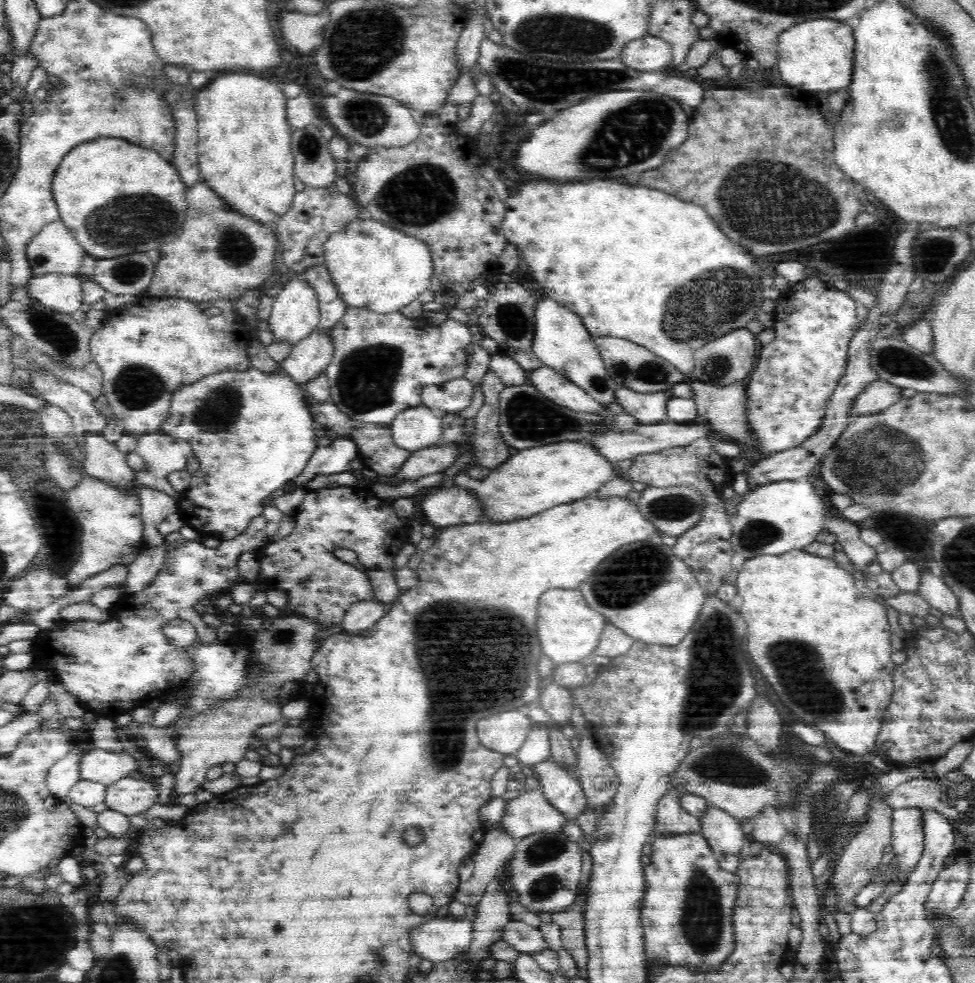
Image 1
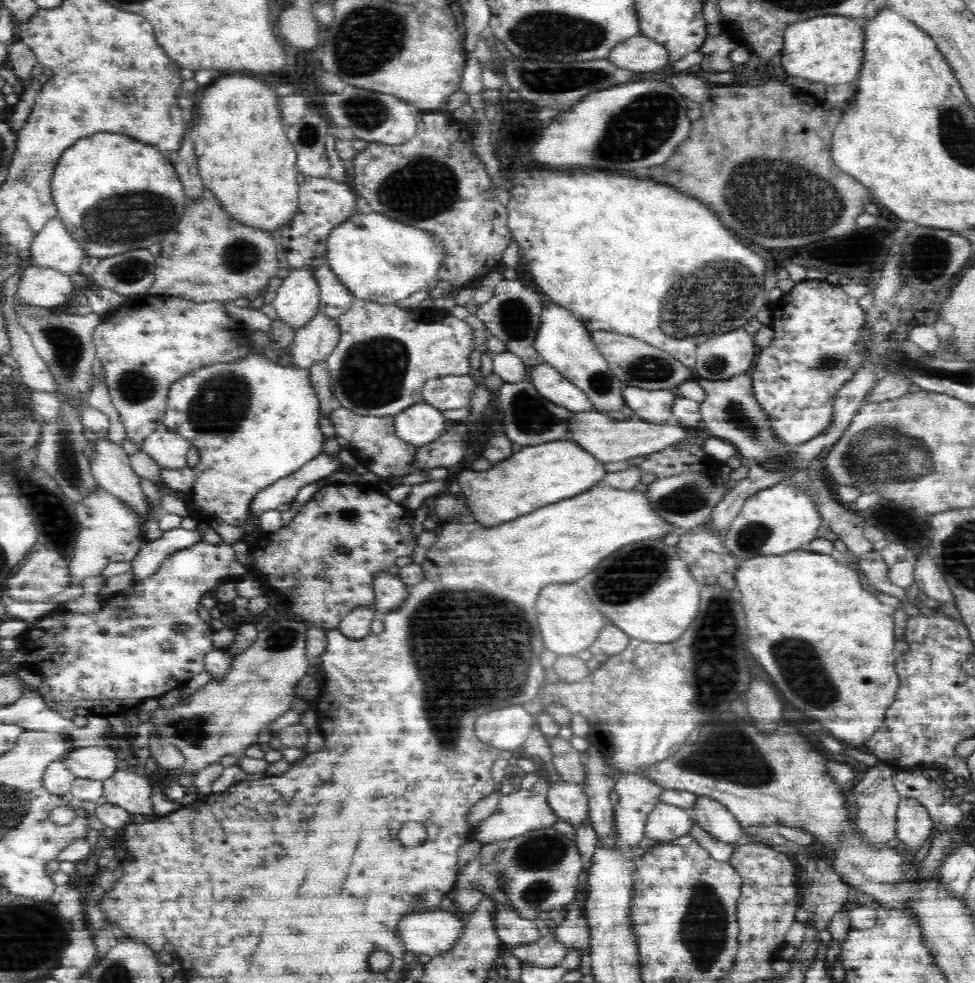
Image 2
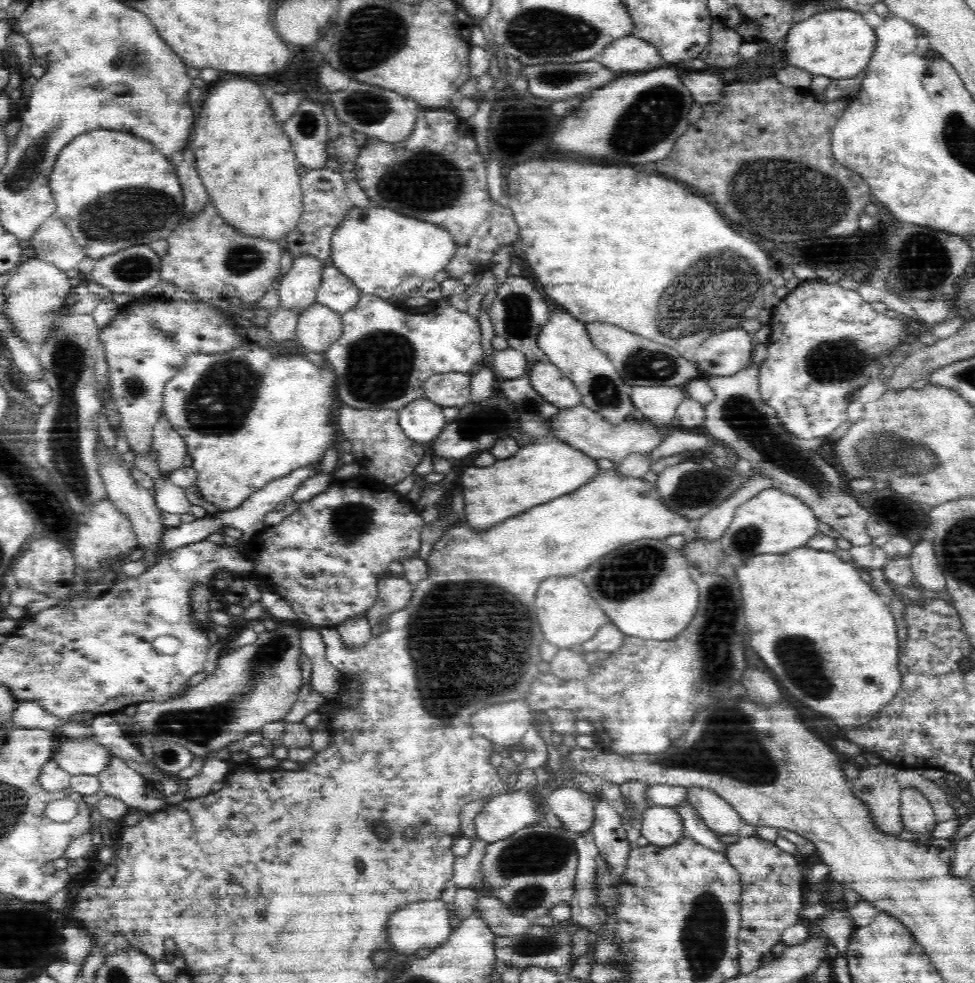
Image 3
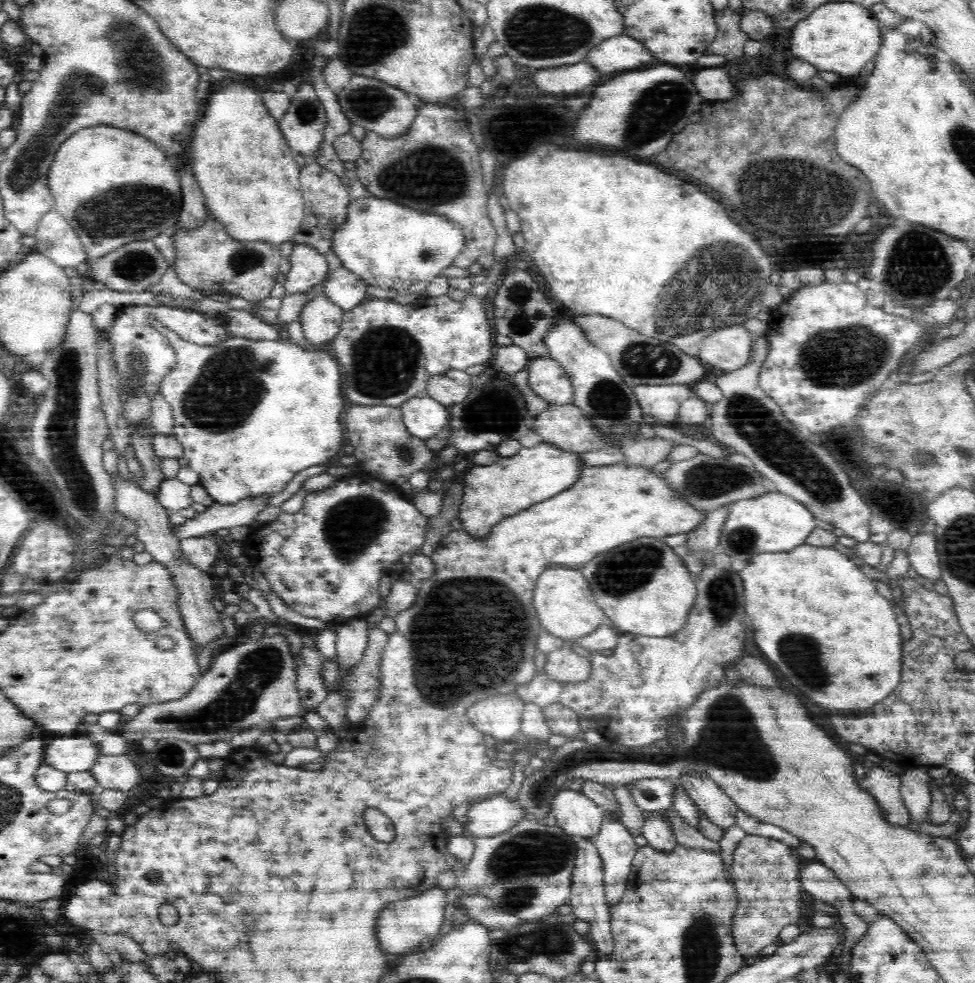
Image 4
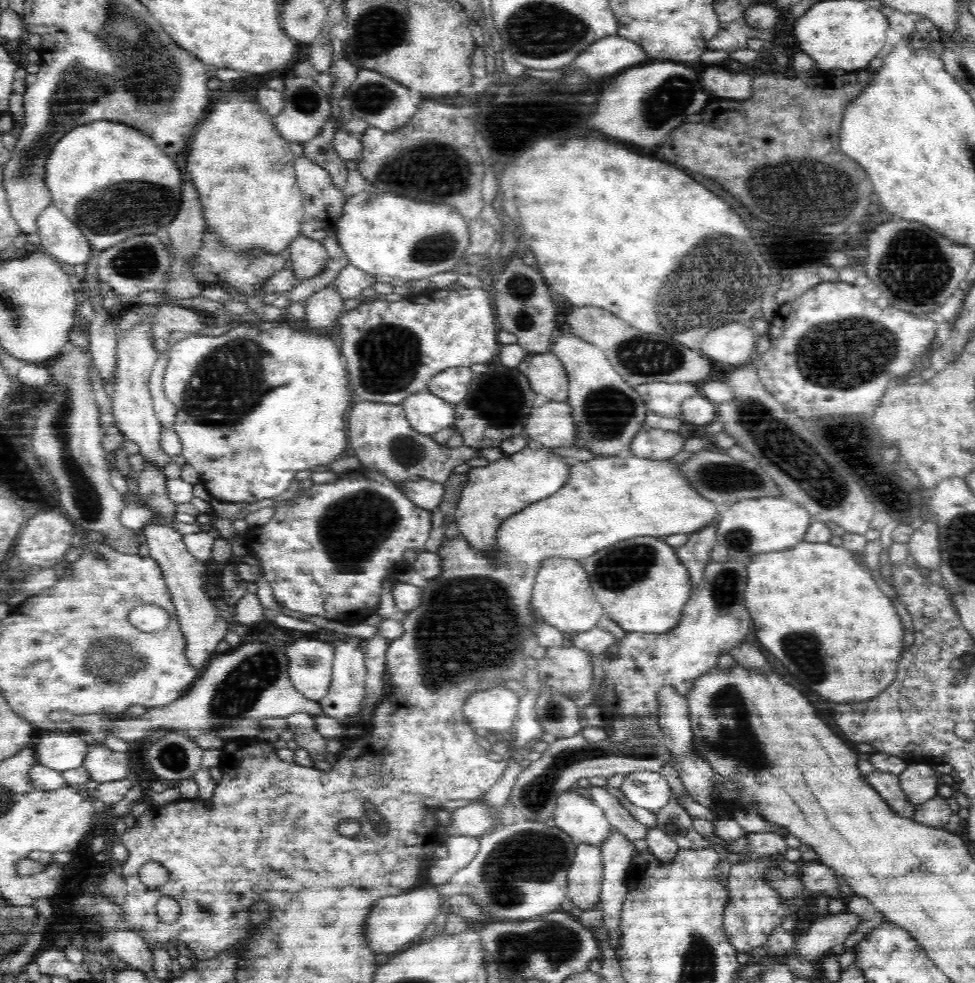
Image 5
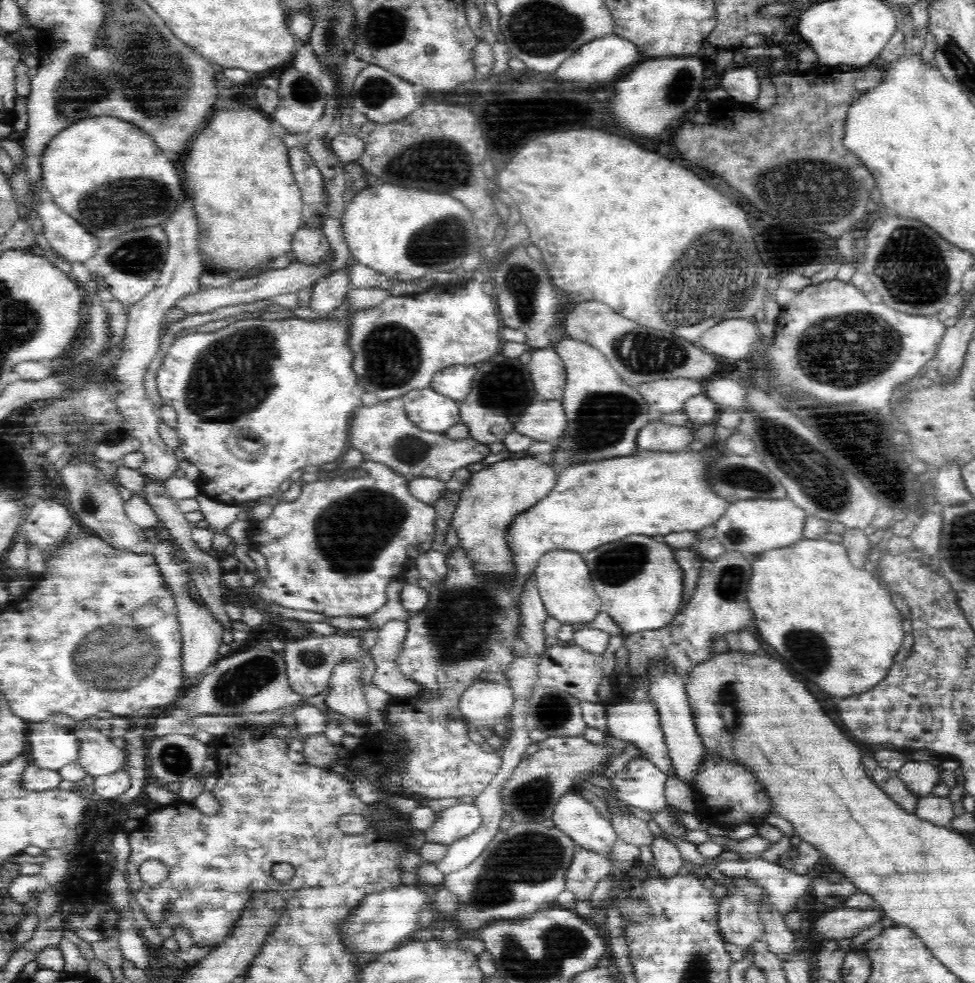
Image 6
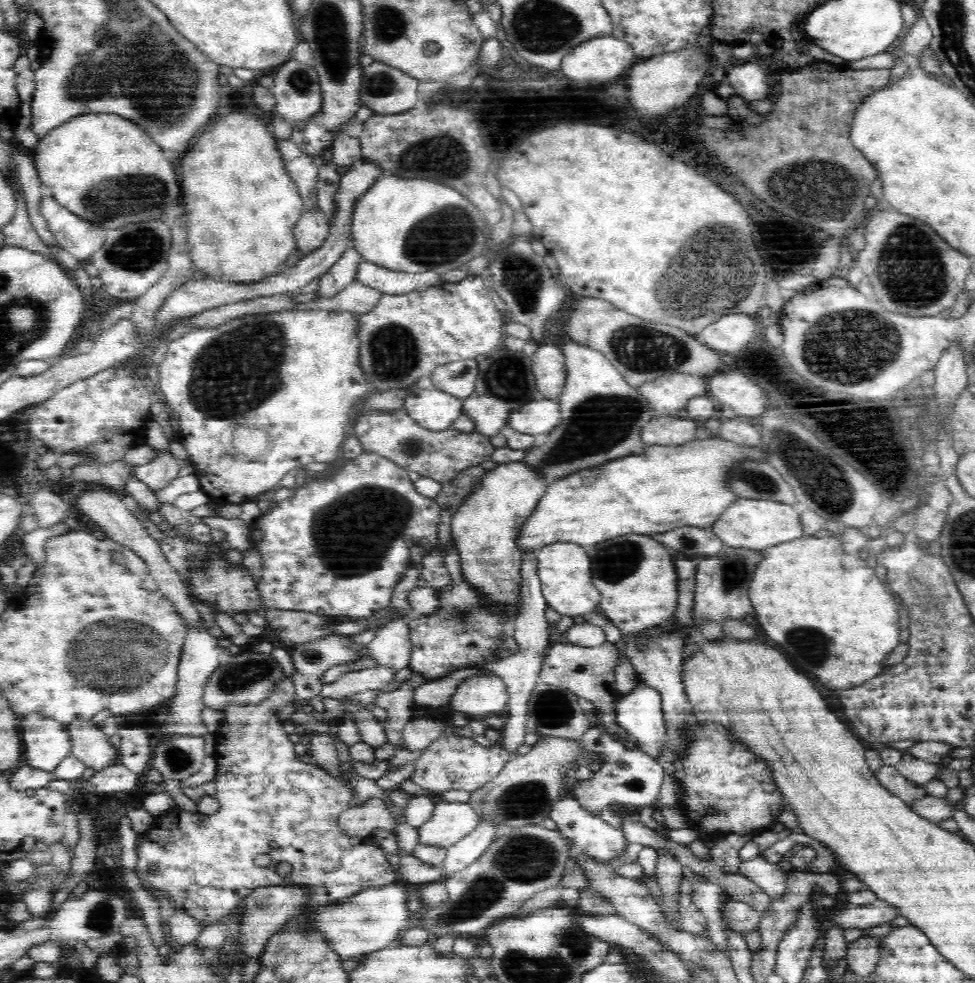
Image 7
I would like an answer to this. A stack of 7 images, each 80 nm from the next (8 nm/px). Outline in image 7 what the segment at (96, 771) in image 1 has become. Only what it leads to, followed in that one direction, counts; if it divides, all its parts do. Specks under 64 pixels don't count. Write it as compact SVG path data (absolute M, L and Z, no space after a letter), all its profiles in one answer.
M40 712L24 715L22 744L26 748L26 765L53 772L72 752L72 741L65 725Z

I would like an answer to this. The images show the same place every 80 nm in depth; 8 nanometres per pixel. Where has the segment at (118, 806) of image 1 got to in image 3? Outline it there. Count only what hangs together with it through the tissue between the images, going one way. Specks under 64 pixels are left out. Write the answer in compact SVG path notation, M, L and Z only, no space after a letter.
M110 758L110 764L98 774L98 779L106 796L119 798L131 811L158 812L167 807L163 797L146 795L146 778L121 758Z

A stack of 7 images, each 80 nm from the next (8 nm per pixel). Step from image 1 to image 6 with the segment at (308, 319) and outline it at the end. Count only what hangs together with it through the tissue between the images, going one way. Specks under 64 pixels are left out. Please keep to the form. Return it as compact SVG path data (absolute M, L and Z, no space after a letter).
M300 226L291 244L295 262L300 264L320 264L329 252L327 237L322 228L307 228Z

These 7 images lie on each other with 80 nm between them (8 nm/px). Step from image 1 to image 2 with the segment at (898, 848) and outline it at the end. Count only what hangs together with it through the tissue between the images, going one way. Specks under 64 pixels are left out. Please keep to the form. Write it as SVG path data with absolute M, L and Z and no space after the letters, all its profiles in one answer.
M911 798L900 800L897 818L895 837L900 840L902 848L907 848L908 852L916 854L930 836L930 830L936 823L930 817L929 810Z

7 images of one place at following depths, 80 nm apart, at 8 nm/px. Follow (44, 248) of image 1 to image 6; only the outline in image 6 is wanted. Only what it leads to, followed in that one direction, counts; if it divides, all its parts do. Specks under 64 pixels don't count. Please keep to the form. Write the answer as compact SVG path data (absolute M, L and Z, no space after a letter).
M42 202L37 206L38 216L42 220L43 233L53 252L73 265L82 265L85 260L92 258L100 248L102 242L94 233L87 231L83 224L74 220L68 213L60 209L54 202Z

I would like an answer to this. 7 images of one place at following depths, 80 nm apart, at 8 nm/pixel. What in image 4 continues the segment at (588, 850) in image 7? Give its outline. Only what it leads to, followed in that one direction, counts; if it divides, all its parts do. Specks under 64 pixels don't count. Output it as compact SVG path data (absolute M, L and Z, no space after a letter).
M567 787L558 791L552 799L551 811L556 816L557 826L575 839L592 839L607 817L604 809L584 795L578 787Z

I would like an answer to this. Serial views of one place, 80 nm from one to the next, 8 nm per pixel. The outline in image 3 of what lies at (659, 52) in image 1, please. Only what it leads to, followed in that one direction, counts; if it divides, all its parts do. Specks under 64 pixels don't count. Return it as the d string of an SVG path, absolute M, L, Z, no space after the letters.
M632 34L610 42L596 60L610 70L624 70L624 72L660 68L666 63L652 44L637 39Z

